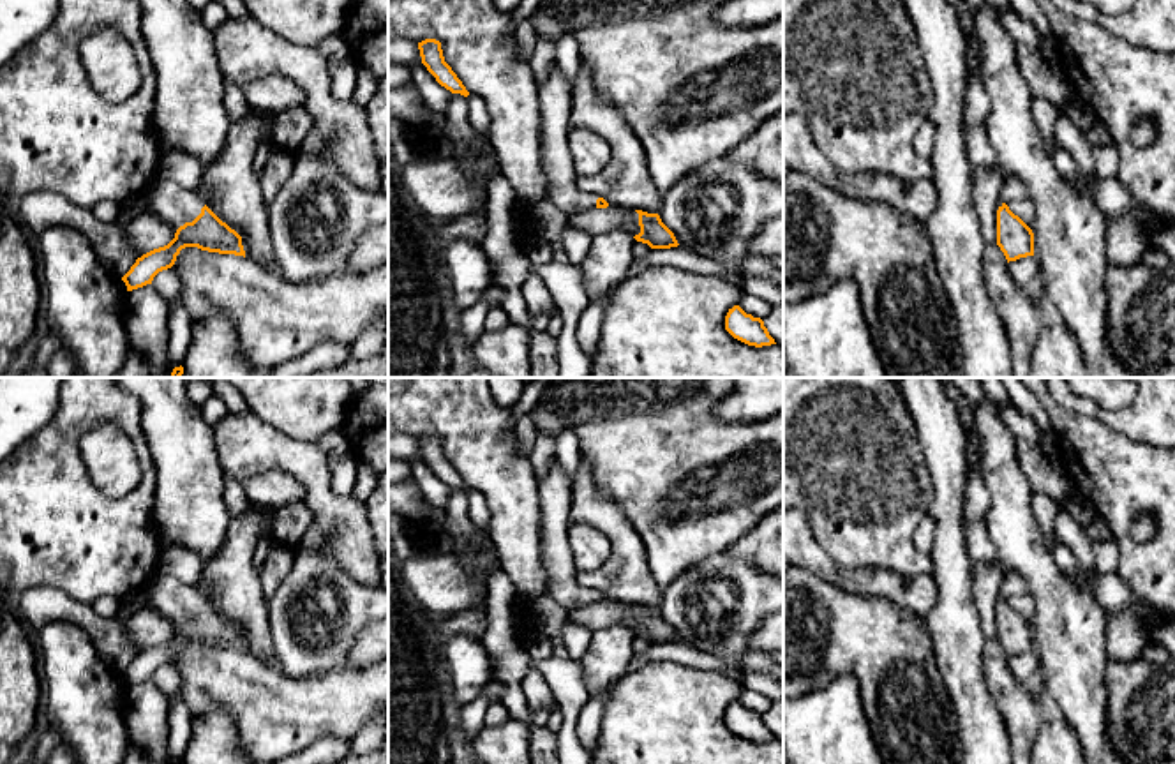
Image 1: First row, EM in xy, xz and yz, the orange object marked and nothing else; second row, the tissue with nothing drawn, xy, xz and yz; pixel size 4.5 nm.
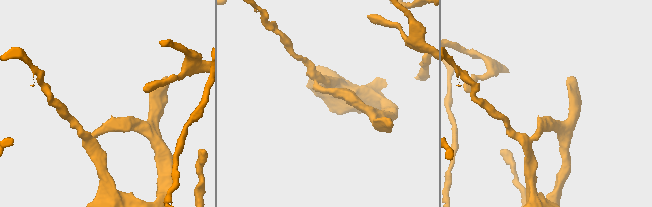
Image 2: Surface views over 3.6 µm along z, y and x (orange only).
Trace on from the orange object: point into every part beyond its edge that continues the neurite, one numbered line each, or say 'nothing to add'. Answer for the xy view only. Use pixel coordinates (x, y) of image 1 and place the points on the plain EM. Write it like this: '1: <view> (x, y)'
1: xy (177, 600)

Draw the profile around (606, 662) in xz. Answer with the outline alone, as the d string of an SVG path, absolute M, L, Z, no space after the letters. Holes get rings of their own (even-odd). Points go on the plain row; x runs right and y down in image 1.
M621 623L593 630L591 644L580 658L591 697L610 690L628 674L633 639L633 630Z

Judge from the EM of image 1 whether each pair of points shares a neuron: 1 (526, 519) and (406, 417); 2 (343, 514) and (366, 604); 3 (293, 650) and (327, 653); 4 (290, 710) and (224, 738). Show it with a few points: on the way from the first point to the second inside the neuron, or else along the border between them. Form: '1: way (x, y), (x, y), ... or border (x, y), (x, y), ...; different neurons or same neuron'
1: way (507, 486), (440, 419); same neuron
2: border (330, 554), (343, 570), (369, 586); different neurons
3: way (302, 650), (318, 651); same neuron
4: border (198, 717), (223, 706), (232, 717), (240, 745); different neurons

